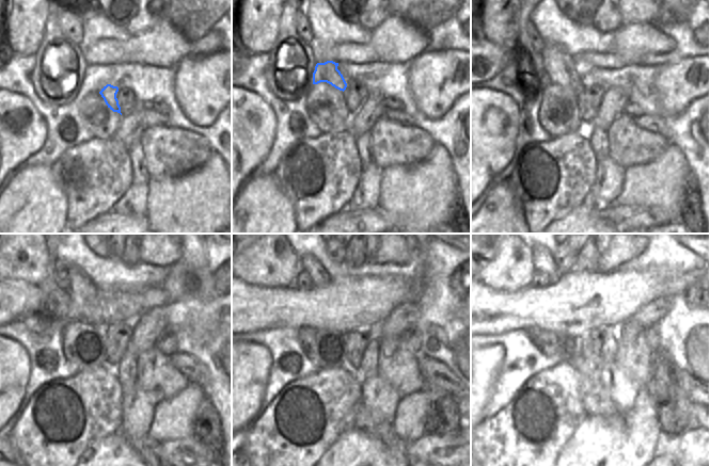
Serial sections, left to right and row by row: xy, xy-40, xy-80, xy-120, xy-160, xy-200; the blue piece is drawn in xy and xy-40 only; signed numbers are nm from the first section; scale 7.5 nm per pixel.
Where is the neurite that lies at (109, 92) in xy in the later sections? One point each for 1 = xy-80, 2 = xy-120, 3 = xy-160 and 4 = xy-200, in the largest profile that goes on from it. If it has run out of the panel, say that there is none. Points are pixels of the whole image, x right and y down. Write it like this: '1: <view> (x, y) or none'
1: xy-80 (564, 74)
2: xy-120 (81, 289)
3: xy-160 (318, 275)
4: xy-200 (542, 259)

